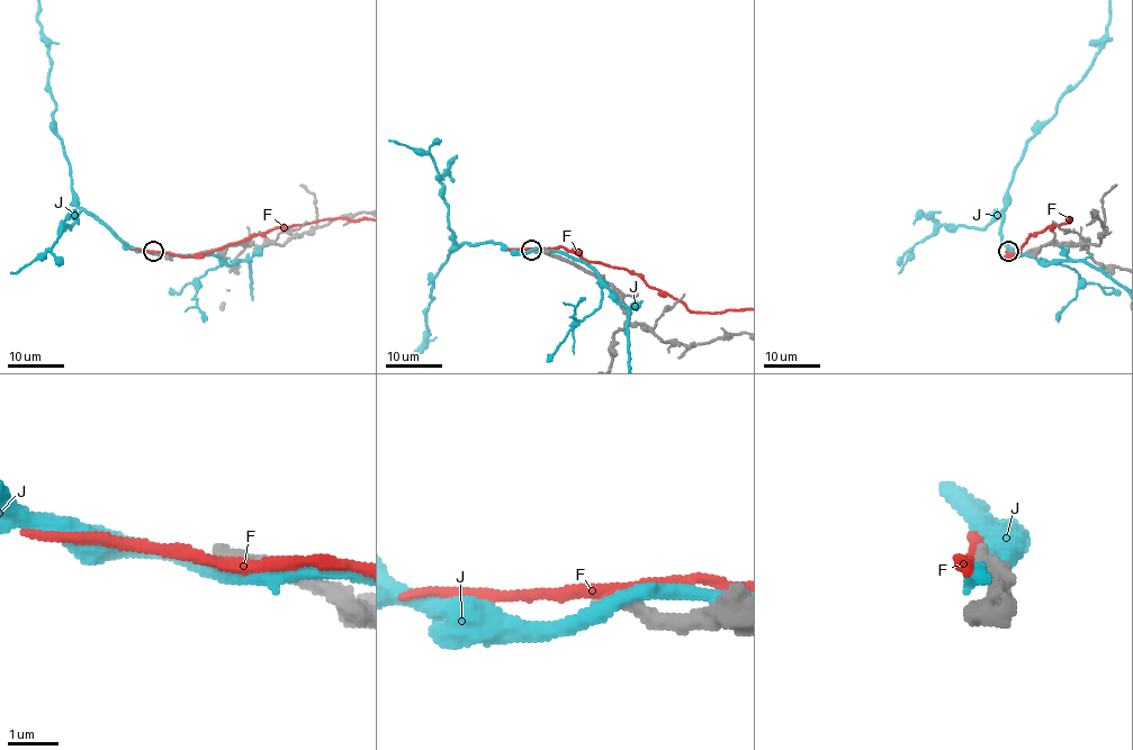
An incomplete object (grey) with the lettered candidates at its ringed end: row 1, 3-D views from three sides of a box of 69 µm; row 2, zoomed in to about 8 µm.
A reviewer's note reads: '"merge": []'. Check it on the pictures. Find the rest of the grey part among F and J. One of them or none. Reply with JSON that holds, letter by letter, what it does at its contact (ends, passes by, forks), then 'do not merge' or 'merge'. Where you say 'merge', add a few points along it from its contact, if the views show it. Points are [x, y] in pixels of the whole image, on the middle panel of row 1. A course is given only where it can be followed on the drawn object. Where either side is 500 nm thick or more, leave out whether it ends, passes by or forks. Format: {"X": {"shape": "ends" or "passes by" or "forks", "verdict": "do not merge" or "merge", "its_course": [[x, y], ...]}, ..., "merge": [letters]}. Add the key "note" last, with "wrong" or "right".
{"F": {"shape": "passes by", "verdict": "do not merge"}, "J": {"shape": "passes by", "verdict": "do not merge"}, "merge": [], "note": "right"}

